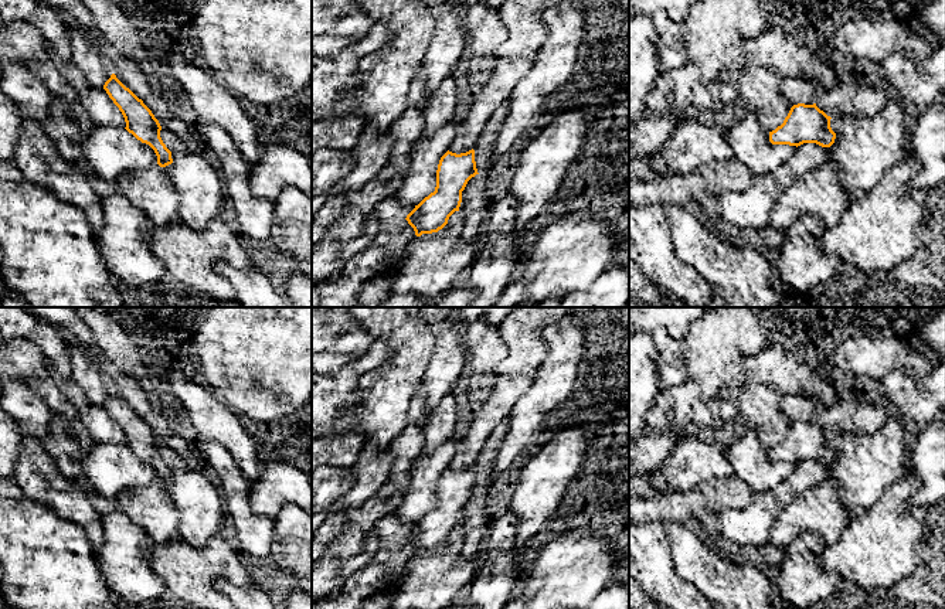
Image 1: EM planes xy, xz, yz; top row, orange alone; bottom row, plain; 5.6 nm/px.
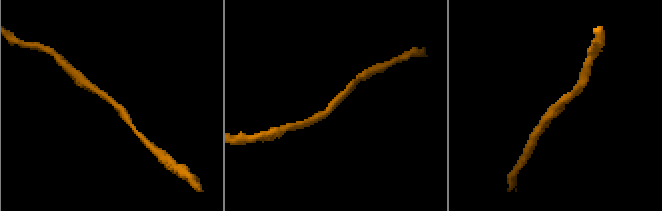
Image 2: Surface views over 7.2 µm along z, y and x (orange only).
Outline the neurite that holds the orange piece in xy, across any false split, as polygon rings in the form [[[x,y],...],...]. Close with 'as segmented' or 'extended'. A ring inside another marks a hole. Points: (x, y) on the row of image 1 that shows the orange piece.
[[[115,74],[105,82],[103,89],[122,112],[126,122],[125,129],[154,150],[160,167],[171,164],[171,152],[160,137],[162,126],[143,101],[126,88]]]; as segmented

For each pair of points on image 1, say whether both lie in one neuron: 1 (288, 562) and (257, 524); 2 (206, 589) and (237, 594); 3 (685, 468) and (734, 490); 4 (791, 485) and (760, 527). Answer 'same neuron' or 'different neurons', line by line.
1: different neurons
2: different neurons
3: different neurons
4: same neuron

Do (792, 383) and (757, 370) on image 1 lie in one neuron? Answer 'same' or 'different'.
same

